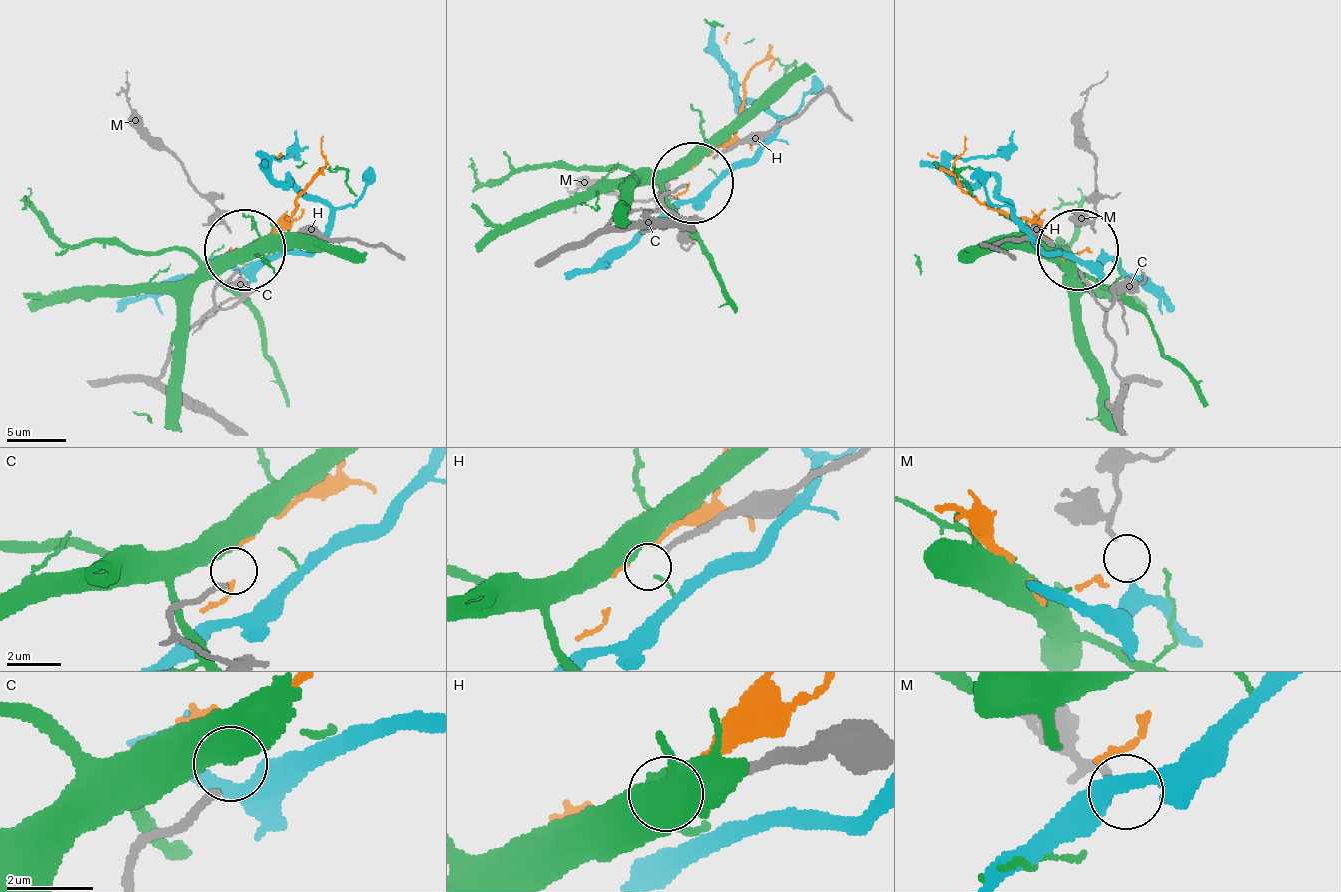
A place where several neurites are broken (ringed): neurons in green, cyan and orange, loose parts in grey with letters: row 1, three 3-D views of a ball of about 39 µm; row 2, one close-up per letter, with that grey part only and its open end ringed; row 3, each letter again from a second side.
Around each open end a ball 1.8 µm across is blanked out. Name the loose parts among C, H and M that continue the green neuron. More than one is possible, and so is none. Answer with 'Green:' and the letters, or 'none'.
Green: none

